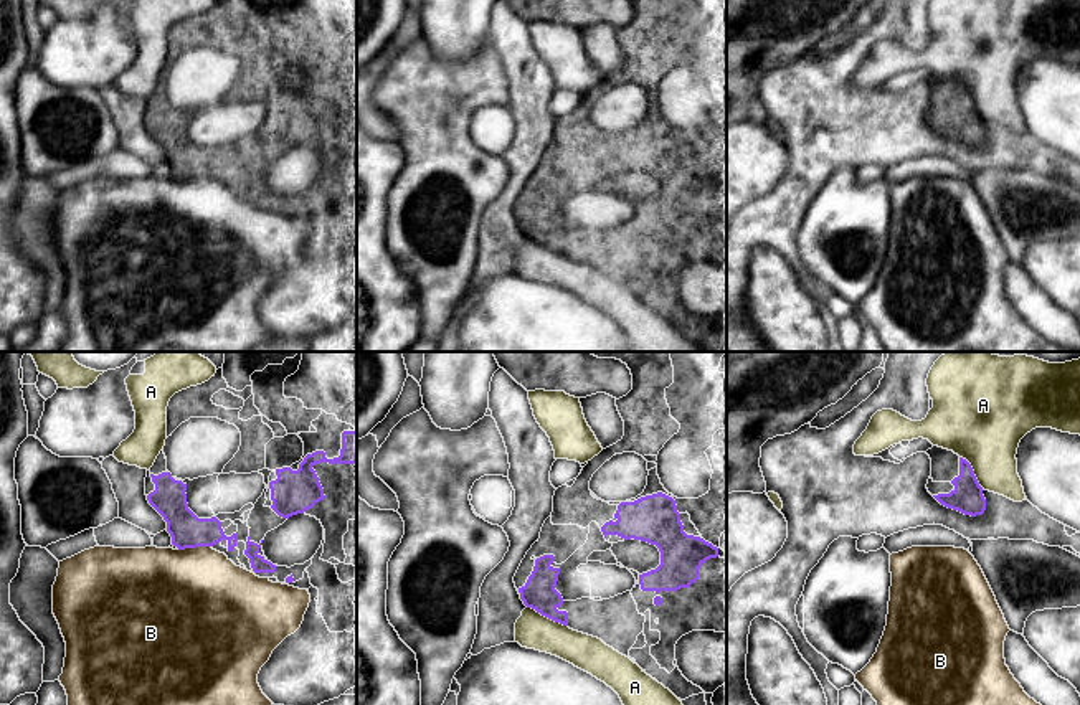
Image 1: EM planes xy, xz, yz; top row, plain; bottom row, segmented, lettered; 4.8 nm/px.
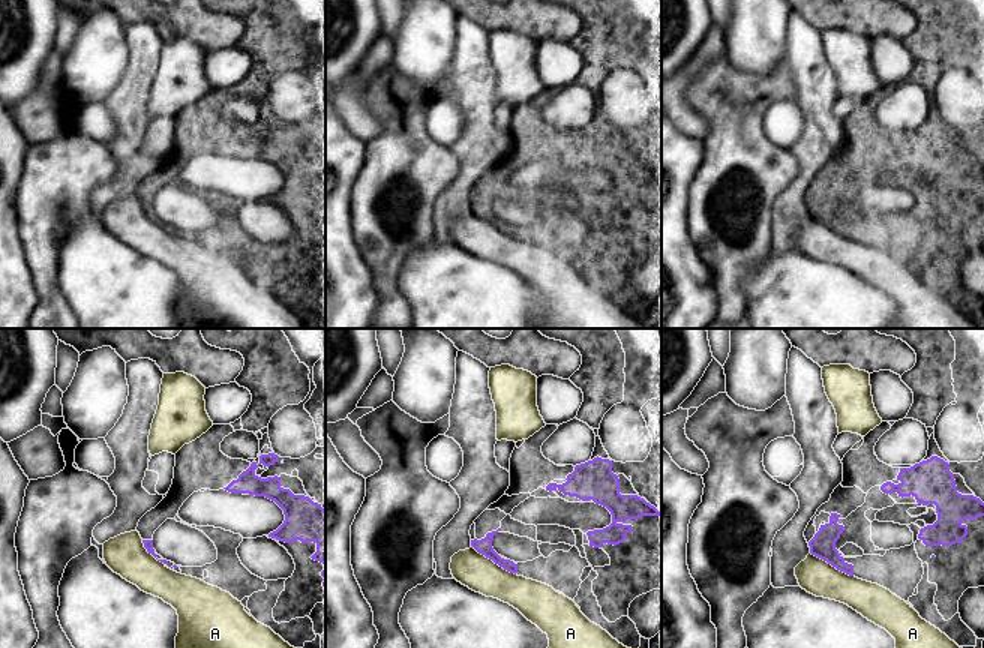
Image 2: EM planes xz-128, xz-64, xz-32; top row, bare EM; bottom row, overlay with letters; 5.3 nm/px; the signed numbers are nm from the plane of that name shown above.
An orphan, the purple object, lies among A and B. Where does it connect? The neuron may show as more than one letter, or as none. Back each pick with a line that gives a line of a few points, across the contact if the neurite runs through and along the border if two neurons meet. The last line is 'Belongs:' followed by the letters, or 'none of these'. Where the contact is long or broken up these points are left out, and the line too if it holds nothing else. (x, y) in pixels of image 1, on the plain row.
Belongs: none of these

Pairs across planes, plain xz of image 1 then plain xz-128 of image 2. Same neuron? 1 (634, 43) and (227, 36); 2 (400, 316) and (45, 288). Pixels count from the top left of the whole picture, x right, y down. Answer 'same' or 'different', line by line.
1: different
2: different

